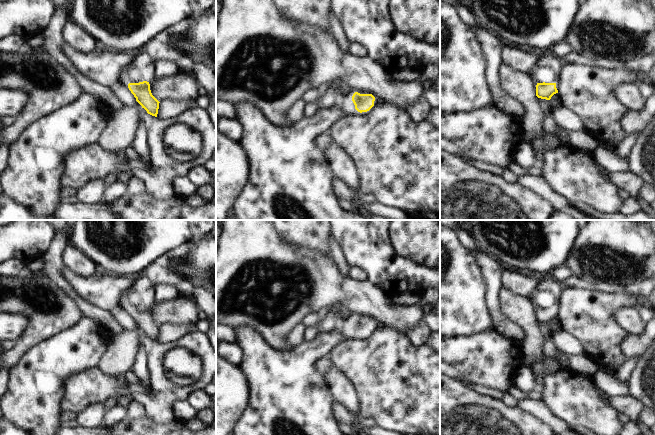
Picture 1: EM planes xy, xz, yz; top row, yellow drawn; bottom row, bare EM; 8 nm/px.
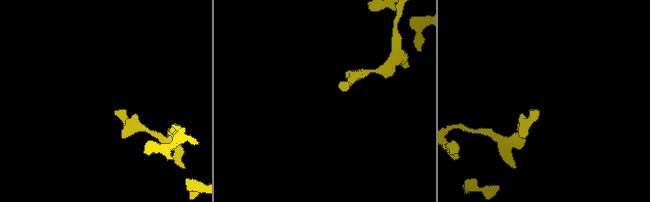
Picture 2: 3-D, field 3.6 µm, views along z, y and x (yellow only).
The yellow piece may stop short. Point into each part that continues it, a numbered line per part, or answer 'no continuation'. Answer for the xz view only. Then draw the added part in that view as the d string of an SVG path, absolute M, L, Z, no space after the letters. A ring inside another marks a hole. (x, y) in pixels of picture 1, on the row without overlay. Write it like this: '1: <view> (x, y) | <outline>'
1: xz (344, 327) | M352 318L352 320L353 320L353 318ZM342 320L337 325L336 330L339 331L342 336L345 336L345 335L350 335L351 337L358 336L355 333L355 329L354 329L354 327L352 325L352 320L351 321L344 321L344 320Z

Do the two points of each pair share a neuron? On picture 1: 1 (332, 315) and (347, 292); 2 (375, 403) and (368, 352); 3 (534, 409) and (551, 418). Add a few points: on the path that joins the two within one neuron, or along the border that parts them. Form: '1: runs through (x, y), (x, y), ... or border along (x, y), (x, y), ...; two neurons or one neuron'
1: border along (335, 305), (331, 305), (322, 311); two neurons
2: runs through (375, 390), (375, 365); one neuron
3: runs through (538, 409), (547, 416); one neuron

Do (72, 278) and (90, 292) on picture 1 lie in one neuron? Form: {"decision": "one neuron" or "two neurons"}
{"decision": "one neuron"}

